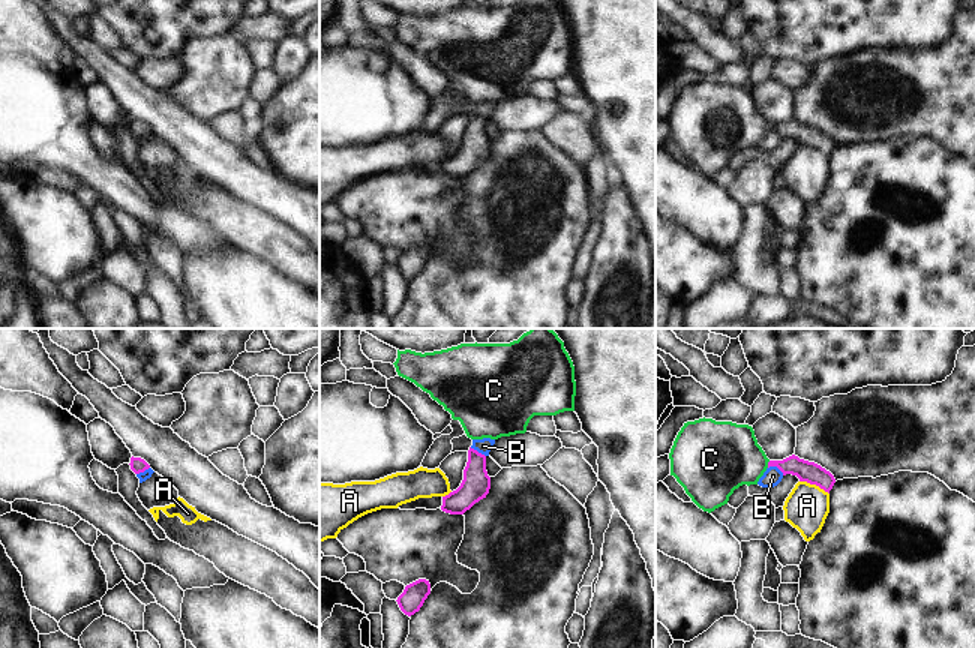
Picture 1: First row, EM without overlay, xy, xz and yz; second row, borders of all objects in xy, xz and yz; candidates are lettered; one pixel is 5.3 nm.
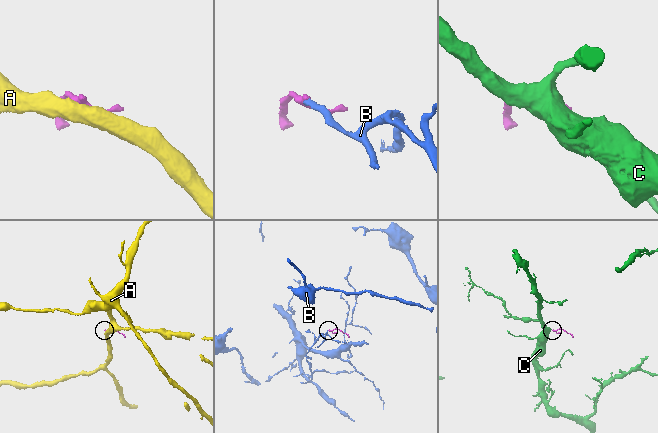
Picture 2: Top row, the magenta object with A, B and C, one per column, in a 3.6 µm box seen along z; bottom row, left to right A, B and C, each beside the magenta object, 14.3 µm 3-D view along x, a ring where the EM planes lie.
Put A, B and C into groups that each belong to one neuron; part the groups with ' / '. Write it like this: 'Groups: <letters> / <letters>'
Groups: A / B / C.

